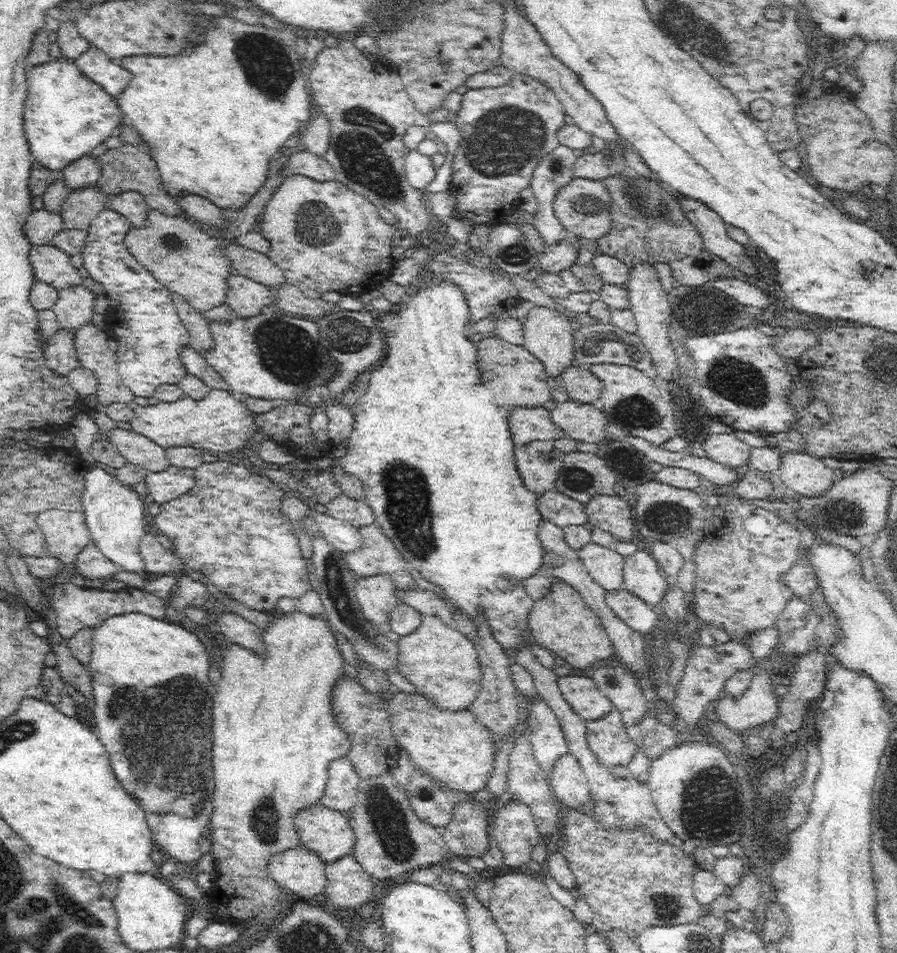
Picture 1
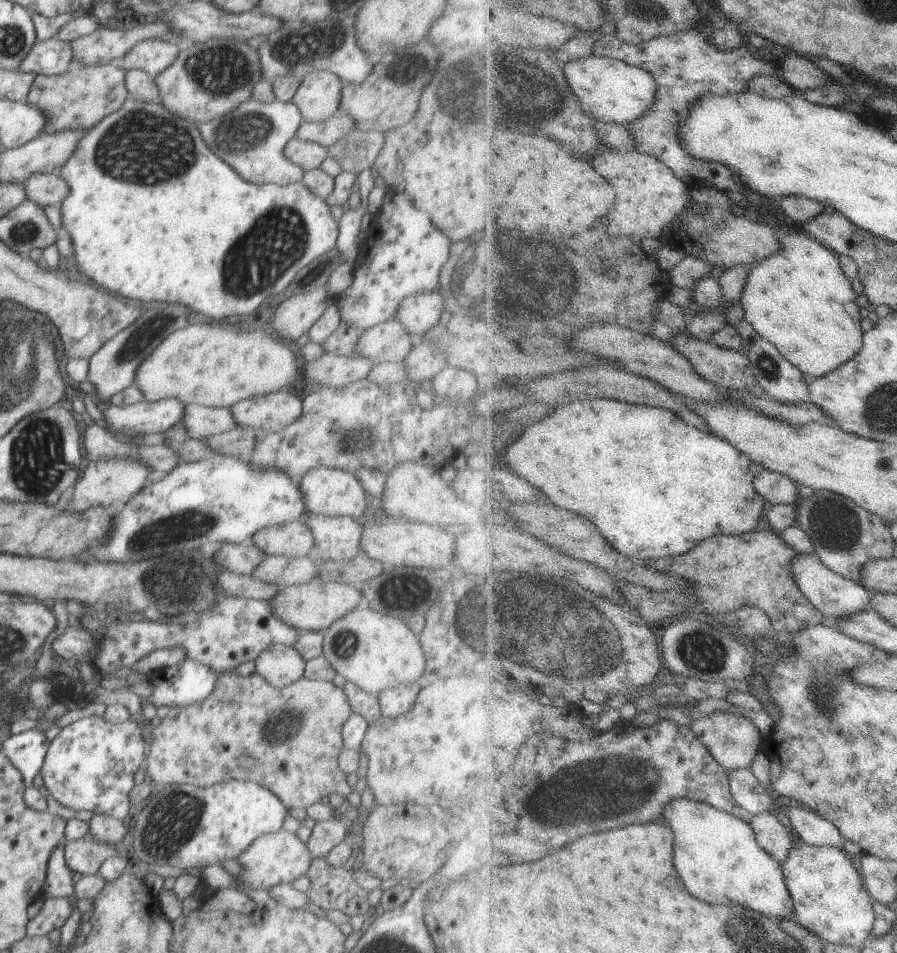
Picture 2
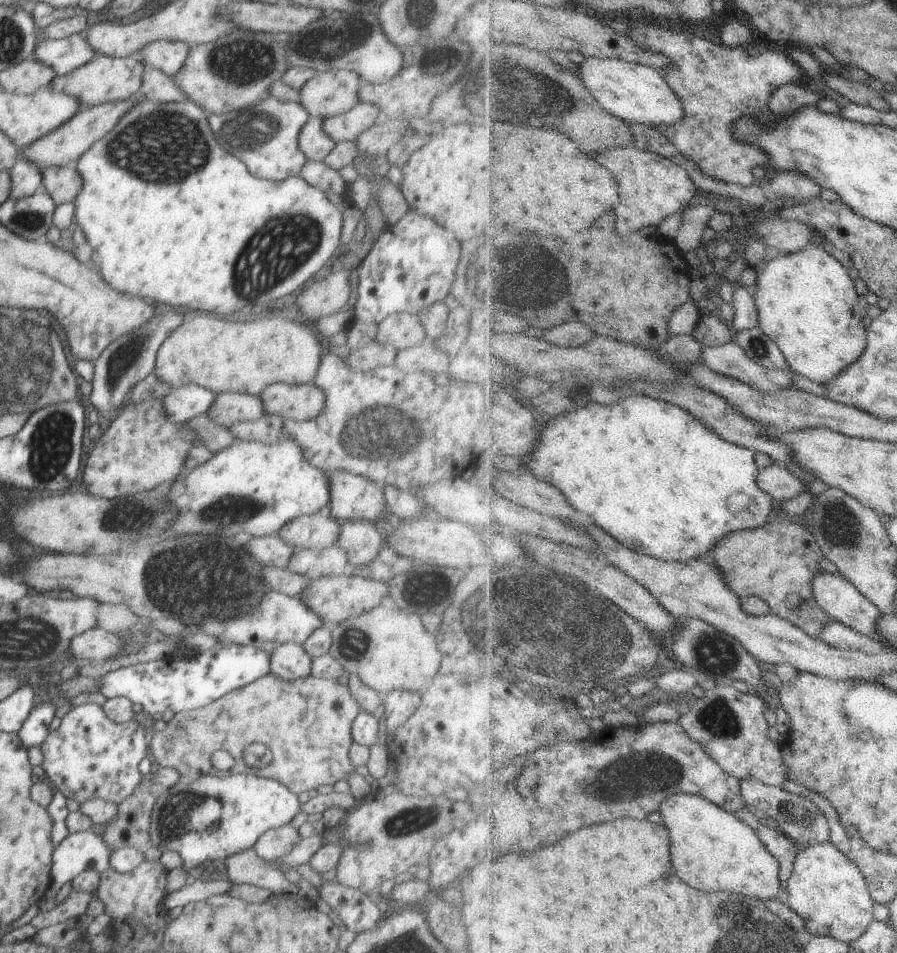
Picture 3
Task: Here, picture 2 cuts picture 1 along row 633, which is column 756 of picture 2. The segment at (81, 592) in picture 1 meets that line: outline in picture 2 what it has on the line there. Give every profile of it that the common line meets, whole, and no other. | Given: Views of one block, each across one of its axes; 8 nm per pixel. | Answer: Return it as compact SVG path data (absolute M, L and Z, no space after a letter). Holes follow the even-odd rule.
M697 29L692 32L680 32L674 36L660 36L652 42L644 42L638 46L623 41L620 50L622 50L620 58L624 58L626 64L644 68L659 80L659 95L656 96L655 106L650 112L646 112L644 116L628 124L628 128L632 130L632 136L636 138L635 151L640 154L651 154L663 160L692 190L712 187L725 192L747 190L742 180L736 176L736 172L730 172L730 166L718 164L718 162L706 162L690 156L682 144L680 128L688 122L696 102L706 94L710 92L720 96L742 94L750 89L748 82L754 76L762 76L762 74L780 76L779 64L763 59L758 60L744 46L735 51L718 50L712 40L708 40Z

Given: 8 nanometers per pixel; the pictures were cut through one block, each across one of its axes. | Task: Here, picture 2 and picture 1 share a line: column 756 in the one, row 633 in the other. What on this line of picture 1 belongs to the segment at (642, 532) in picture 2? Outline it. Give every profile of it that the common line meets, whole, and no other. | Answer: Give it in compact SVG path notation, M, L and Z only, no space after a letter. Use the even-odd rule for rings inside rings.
M436 283L425 289L420 289L415 296L410 297L399 309L395 309L384 318L381 318L379 324L385 334L387 357L382 362L381 367L371 372L367 388L352 406L355 425L347 442L348 450L346 455L334 458L332 464L326 470L312 468L312 470L305 472L305 476L324 475L332 472L334 468L340 468L340 470L344 470L345 474L358 478L363 484L364 499L368 503L375 520L373 525L379 528L382 534L392 542L407 566L418 570L426 582L442 588L444 603L450 609L450 614L460 612L460 614L467 616L466 620L473 623L475 630L471 637L473 635L478 636L479 626L484 625L488 629L488 633L492 635L492 639L500 645L502 652L506 653L511 661L514 661L517 654L528 647L524 647L524 642L526 642L526 636L528 636L529 616L534 600L528 595L523 582L531 576L540 574L543 567L543 545L540 541L539 528L544 522L535 503L536 494L524 486L516 470L515 447L512 444L512 439L510 439L508 423L506 423L508 408L496 406L492 403L492 393L480 384L480 379L478 379L476 347L468 338L469 331L464 328L466 318L468 318L466 301L464 301L460 289L450 283Z

